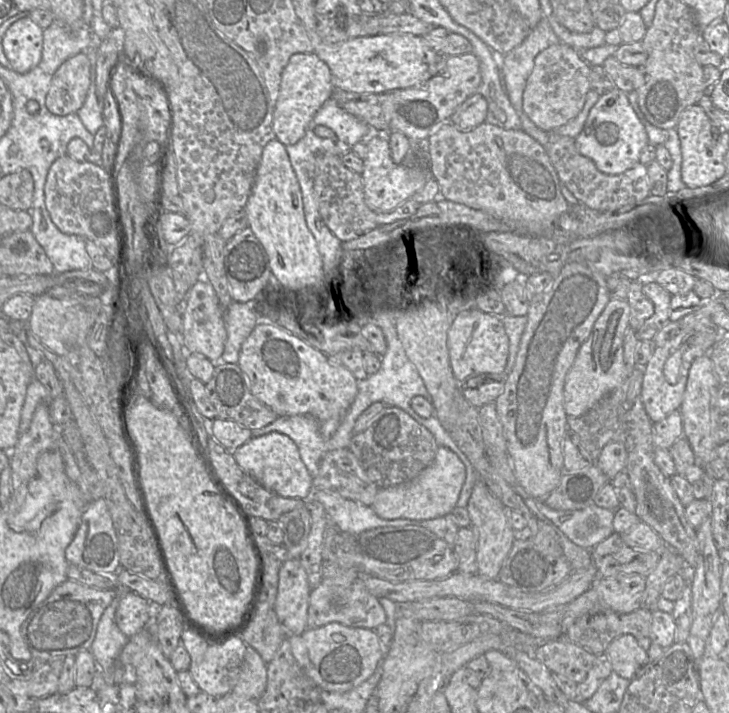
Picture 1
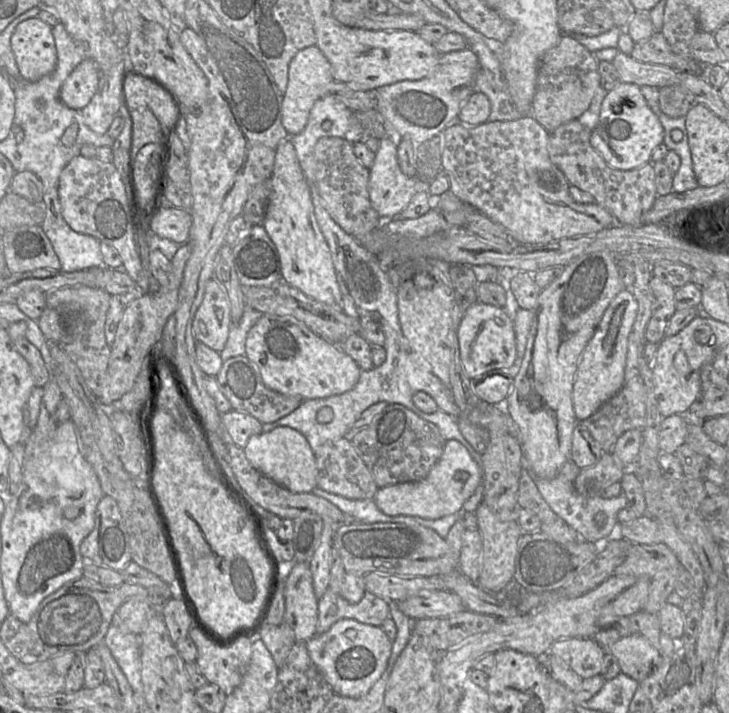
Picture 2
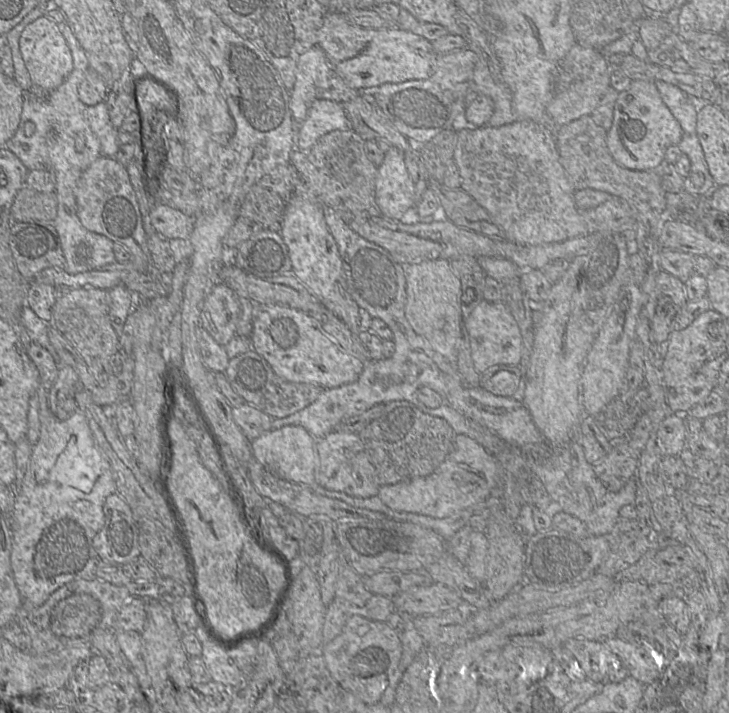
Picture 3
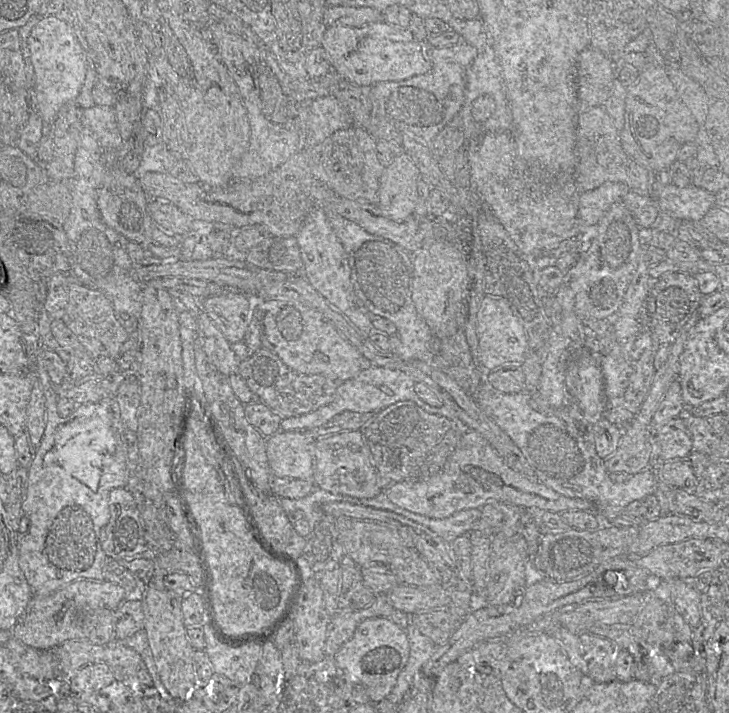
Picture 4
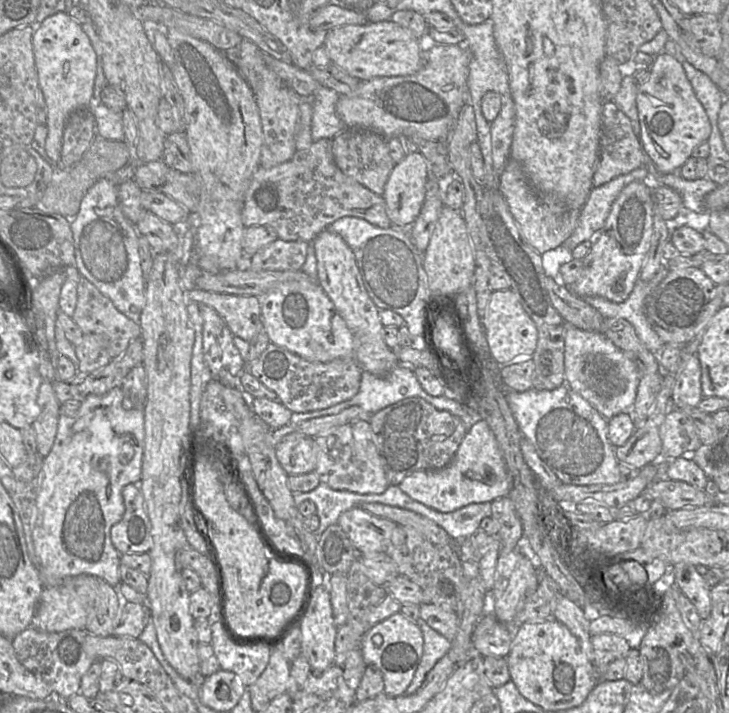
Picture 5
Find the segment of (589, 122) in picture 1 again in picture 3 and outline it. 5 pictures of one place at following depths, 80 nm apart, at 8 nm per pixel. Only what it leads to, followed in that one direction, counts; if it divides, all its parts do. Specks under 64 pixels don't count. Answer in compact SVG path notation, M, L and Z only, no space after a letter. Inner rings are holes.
M634 80L626 90L619 92L612 125L606 135L607 148L617 163L631 170L656 170L663 163L666 150L677 146L682 137L683 129L664 103L655 82Z

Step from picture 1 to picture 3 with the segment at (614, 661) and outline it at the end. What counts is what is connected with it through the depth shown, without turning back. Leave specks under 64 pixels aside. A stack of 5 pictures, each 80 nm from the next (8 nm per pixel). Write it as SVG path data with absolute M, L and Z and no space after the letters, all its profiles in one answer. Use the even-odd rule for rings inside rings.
M616 636L607 638L604 642L623 661L629 675L645 685L658 679L668 662L650 643L628 641Z

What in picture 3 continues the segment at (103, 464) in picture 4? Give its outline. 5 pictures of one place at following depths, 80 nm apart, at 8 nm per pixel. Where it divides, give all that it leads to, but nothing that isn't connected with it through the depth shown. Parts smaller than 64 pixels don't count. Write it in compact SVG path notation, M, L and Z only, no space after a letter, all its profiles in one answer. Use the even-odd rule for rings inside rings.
M38 386L36 393L39 399L39 440L32 447L30 462L27 471L23 477L23 482L20 486L20 492L13 504L13 511L9 513L7 503L6 512L4 512L5 523L7 524L12 537L10 563L13 572L13 578L22 598L22 605L24 605L25 603L30 603L34 607L42 605L55 590L72 580L81 578L95 578L95 568L100 559L98 558L98 555L93 548L93 538L105 524L105 514L103 512L103 506L106 498L109 495L116 493L116 485L111 466L107 458L96 445L85 415L81 411L77 410L67 420L59 420L49 408L48 390L45 390L44 388Z

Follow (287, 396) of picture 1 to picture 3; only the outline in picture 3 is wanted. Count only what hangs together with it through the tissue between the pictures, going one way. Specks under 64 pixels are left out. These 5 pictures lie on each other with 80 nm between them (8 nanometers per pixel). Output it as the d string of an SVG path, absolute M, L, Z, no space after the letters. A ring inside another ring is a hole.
M256 305L251 347L279 377L295 383L310 383L331 389L354 382L365 363L342 350L307 313L280 305Z

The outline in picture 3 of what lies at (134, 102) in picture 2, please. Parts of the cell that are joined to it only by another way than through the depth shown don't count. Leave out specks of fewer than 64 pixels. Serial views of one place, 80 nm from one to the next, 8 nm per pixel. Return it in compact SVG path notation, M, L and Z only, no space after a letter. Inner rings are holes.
M150 79L134 84L134 97L141 119L140 136L149 134L150 126L158 112L168 113L173 108L173 100L163 87Z

